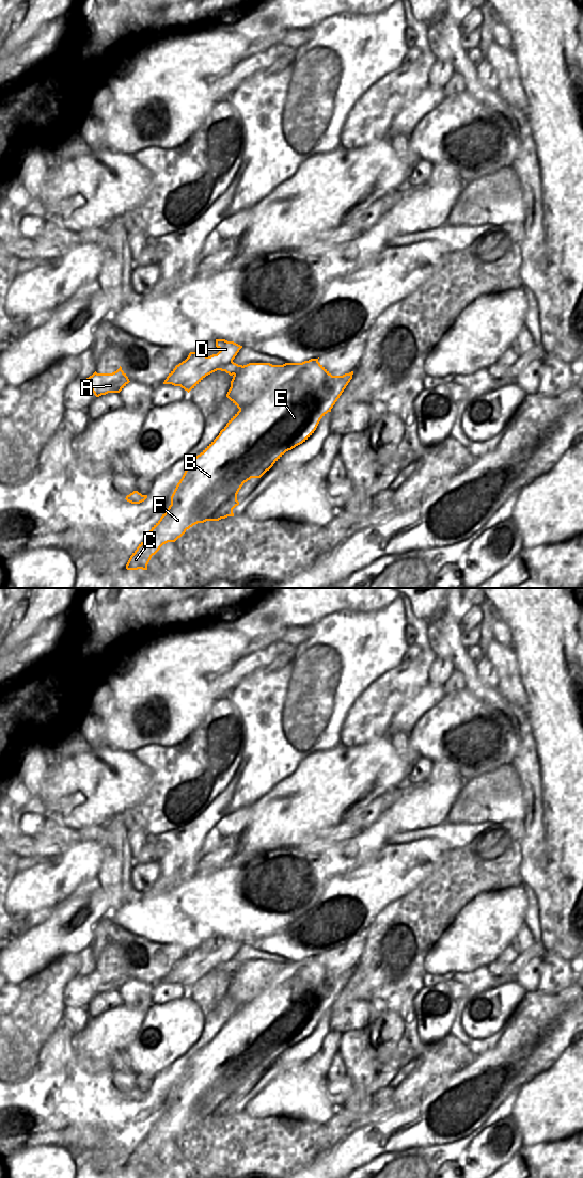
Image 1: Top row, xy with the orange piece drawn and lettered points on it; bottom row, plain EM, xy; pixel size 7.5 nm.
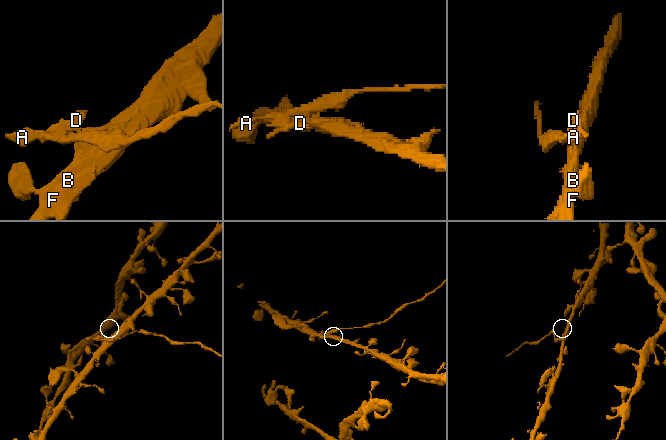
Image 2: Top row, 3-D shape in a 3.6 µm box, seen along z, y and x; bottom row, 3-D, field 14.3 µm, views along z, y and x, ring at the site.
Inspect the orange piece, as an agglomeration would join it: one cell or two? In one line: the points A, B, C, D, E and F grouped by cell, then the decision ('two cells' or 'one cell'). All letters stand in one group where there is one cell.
groups A D / B C E F; two cells

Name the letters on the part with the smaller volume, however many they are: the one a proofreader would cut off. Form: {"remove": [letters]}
{"remove": ["A", "D"]}

